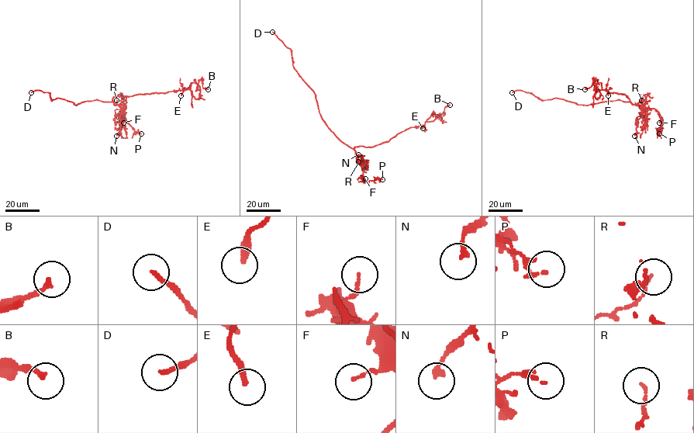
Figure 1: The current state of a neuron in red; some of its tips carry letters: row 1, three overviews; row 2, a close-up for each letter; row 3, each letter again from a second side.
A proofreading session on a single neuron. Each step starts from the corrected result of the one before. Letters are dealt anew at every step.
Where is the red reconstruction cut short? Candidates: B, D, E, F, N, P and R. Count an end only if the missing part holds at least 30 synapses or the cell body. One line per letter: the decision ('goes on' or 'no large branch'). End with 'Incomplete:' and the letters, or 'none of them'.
B: no large branch
D: goes on
E: goes on
F: no large branch
N: no large branch
P: no large branch
R: no large branch
Incomplete: D, E

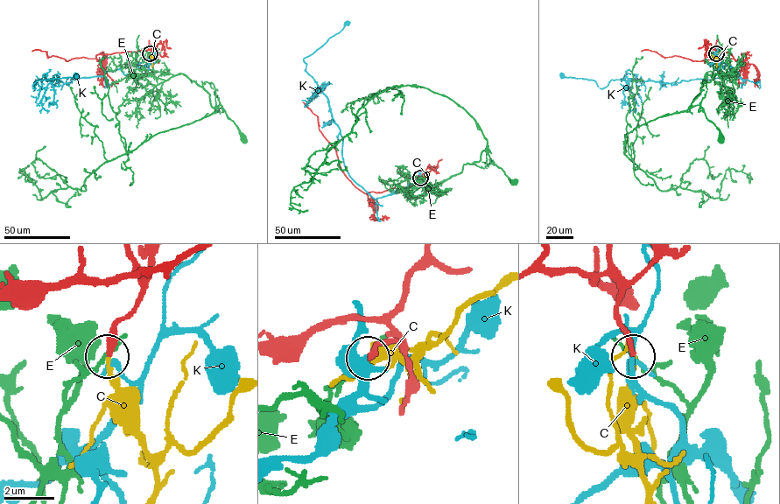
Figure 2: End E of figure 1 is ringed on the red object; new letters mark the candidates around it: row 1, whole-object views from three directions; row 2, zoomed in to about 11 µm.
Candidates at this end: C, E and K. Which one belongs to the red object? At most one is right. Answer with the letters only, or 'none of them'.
C

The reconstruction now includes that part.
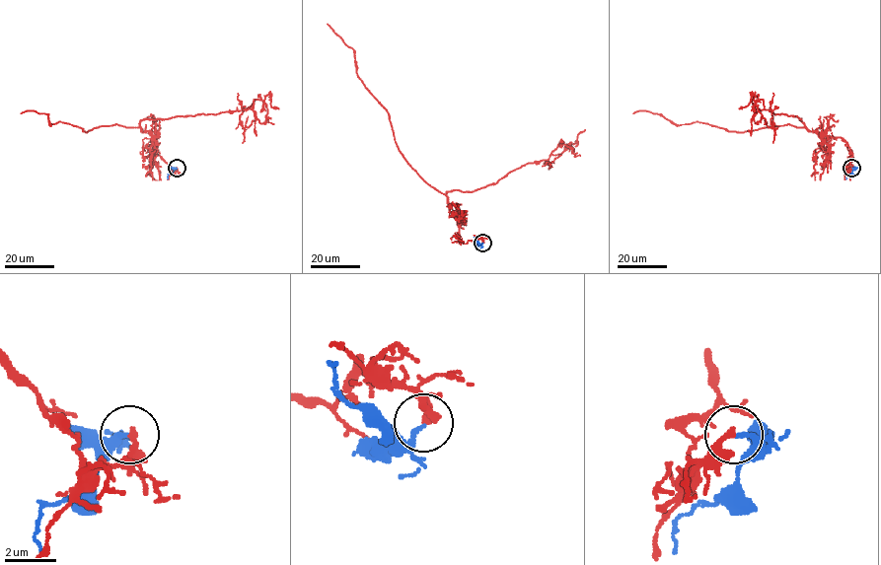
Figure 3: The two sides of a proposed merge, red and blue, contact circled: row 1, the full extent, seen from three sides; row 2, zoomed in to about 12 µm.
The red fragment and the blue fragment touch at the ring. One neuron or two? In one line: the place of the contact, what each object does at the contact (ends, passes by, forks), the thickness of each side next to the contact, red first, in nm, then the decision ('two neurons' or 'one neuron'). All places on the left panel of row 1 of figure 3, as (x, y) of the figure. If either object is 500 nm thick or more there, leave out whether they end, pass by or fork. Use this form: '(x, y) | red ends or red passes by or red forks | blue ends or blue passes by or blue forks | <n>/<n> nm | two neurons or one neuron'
(177, 168) | red ends | blue ends | 260/170 nm | one neuron

